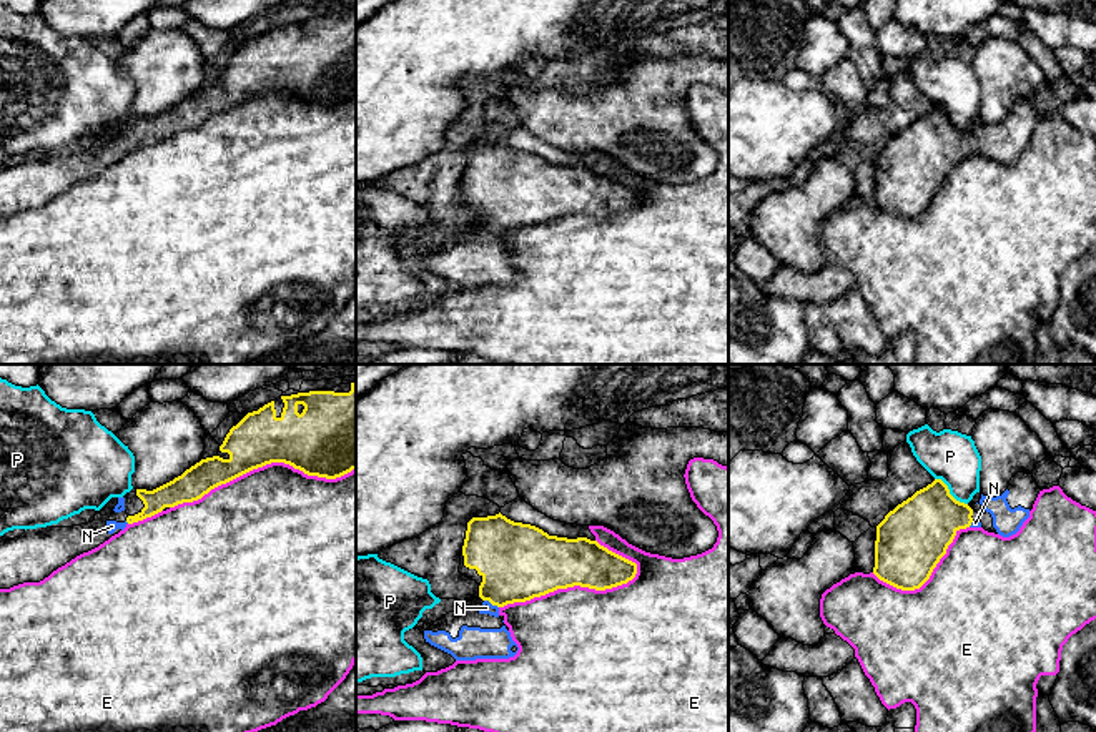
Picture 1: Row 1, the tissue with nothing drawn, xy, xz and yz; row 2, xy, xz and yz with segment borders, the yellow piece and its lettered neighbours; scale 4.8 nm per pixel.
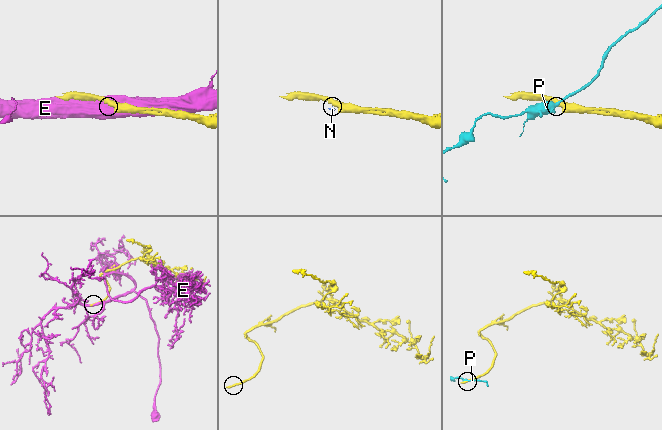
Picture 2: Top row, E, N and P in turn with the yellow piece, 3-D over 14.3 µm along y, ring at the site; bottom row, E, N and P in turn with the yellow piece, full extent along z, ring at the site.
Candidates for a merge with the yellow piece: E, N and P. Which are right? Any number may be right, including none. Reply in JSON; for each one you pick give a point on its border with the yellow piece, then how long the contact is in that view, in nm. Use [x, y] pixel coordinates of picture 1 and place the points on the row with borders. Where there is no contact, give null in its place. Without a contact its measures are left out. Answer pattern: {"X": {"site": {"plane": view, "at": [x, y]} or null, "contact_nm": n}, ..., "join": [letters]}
{"N": {"site": {"plane": "xz", "at": [491, 603]}, "contact_nm": 80}, "join": ["N"]}

